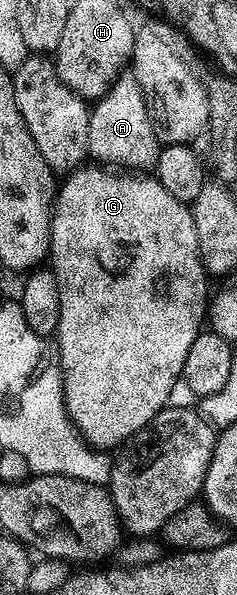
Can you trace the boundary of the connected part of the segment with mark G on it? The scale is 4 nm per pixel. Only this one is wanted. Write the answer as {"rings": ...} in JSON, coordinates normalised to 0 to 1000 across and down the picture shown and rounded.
{"rings":[[[359,276],[300,287],[274,299],[287,301],[274,306],[266,301],[249,308],[219,350],[211,450],[236,461],[253,492],[253,523],[228,580],[253,598],[253,624],[270,627],[270,671],[287,697],[304,701],[321,721],[338,724],[338,731],[376,750],[426,760],[456,760],[468,758],[468,750],[523,741],[536,745],[570,736],[591,724],[637,713],[675,689],[713,681],[709,667],[722,666],[743,640],[751,645],[776,627],[789,593],[802,592],[806,580],[848,561],[869,541],[886,513],[886,492],[878,494],[886,467],[844,434],[835,388],[819,385],[819,363],[806,351],[781,341],[734,336],[734,329],[717,329],[717,323],[684,316],[684,309],[654,296],[629,296],[608,289],[494,289],[422,276]]]}

